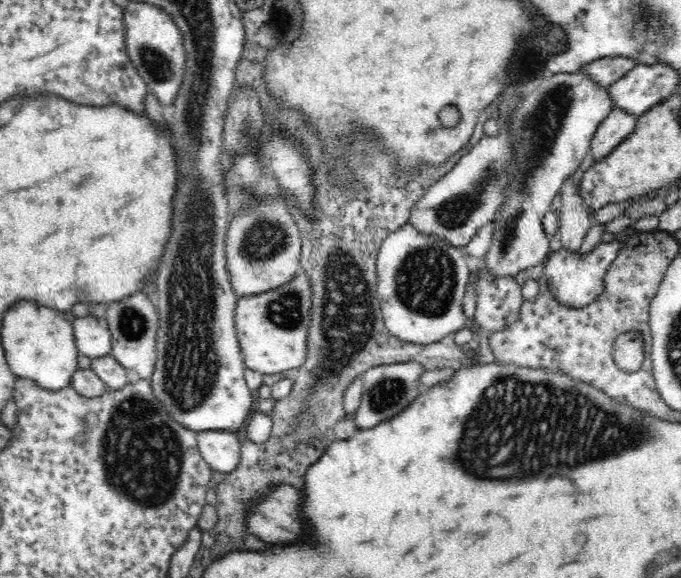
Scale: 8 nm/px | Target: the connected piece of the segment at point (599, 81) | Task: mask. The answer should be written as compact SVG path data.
M604 57L580 66L578 72L588 76L598 87L610 87L636 66L636 61L622 57Z

